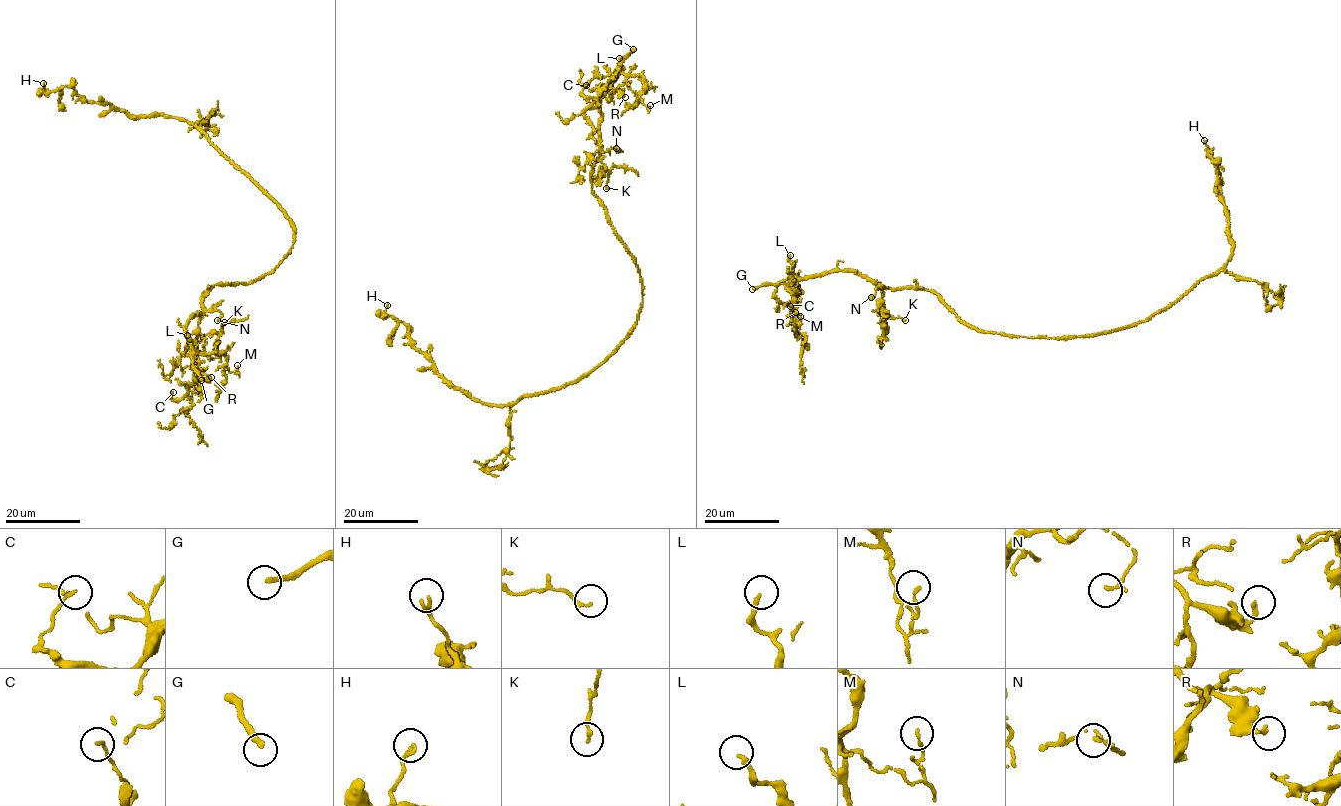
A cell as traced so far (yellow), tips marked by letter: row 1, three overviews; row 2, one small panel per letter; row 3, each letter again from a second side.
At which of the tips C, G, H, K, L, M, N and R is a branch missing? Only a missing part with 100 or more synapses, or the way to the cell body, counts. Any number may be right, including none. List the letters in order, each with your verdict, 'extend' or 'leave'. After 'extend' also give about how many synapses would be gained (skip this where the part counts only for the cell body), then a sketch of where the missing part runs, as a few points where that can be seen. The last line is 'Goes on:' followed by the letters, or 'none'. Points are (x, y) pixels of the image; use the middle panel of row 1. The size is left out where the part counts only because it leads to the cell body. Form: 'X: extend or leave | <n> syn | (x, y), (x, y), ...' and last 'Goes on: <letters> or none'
C: leave
G: extend
H: leave
K: leave
L: leave
M: leave
N: leave
R: leave
Goes on: G

